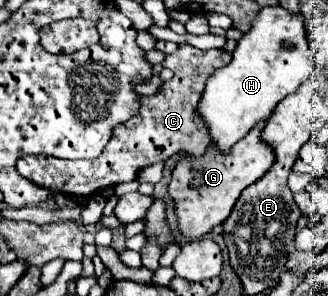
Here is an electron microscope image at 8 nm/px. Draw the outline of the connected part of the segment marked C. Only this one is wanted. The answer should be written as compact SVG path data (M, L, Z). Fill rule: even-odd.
M188 43L178 45L178 49L174 53L170 53L170 55L166 55L164 61L162 61L162 67L170 69L174 73L174 77L170 81L166 81L156 95L150 95L150 97L142 95L140 97L138 113L132 119L128 119L126 123L116 125L112 129L112 139L108 141L108 145L106 145L106 149L102 151L100 157L96 157L92 161L86 161L86 159L70 161L70 159L56 159L56 157L46 157L46 155L22 155L18 159L18 163L16 163L18 173L24 179L32 181L34 185L48 189L50 197L58 195L58 193L64 193L64 195L70 195L70 197L86 199L86 197L94 197L94 195L102 193L104 189L114 189L120 183L138 179L138 173L142 169L146 169L146 167L150 167L154 163L164 163L176 153L184 153L184 155L190 155L190 157L200 157L206 151L206 133L202 133L202 125L198 125L198 115L194 113L194 105L202 97L206 77L210 77L218 67L228 65L230 59L232 59L232 55L226 53L224 49L202 51L202 49L196 49L196 47L188 45Z

